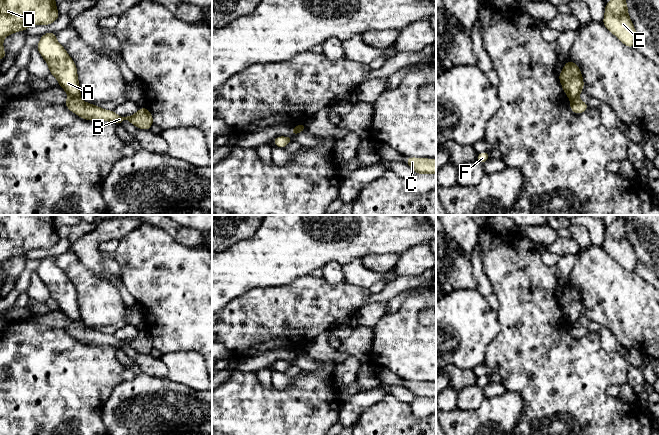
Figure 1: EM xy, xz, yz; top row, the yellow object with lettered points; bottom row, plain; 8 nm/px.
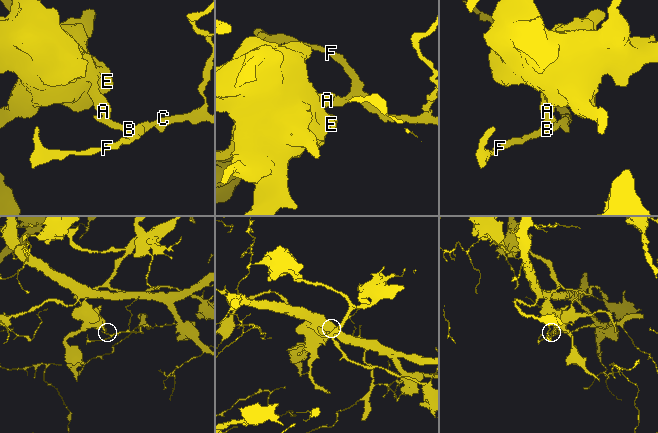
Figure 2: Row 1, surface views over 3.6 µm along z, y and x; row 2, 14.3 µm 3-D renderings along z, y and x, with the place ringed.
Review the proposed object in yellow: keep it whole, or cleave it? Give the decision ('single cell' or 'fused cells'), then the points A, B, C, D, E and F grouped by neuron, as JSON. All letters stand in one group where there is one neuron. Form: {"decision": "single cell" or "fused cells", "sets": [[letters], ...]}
{"decision": "fused cells", "sets": [["A", "D", "E"], ["B", "C", "F"]]}

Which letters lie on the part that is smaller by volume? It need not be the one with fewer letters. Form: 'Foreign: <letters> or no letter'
Foreign: B, C, F

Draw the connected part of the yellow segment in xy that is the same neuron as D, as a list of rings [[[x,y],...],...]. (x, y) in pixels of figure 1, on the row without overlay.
[[[0,215],[0,284],[6,282],[2,268],[6,260],[33,249],[49,249],[59,240],[53,215]]]

